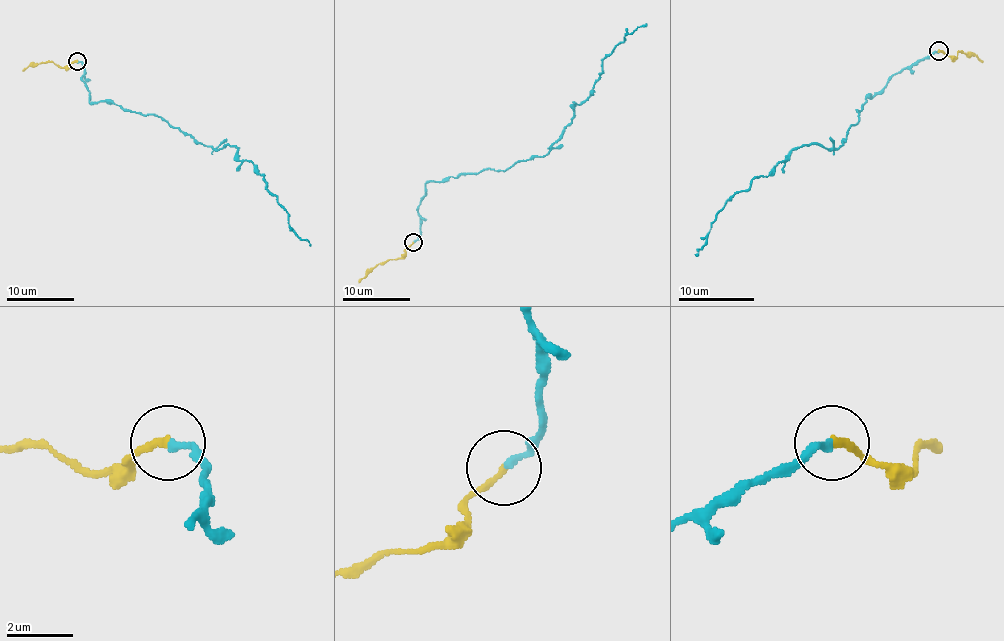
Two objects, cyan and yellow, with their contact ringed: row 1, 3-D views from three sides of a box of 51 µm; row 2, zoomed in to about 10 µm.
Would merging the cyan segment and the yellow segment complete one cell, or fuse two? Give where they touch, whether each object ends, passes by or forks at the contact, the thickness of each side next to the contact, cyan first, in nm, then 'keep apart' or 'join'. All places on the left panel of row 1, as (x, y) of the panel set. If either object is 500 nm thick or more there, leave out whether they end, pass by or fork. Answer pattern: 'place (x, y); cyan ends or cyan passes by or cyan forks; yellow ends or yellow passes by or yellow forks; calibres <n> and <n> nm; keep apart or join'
place (77, 61); cyan ends; yellow ends; calibres 200 and 220 nm; join

